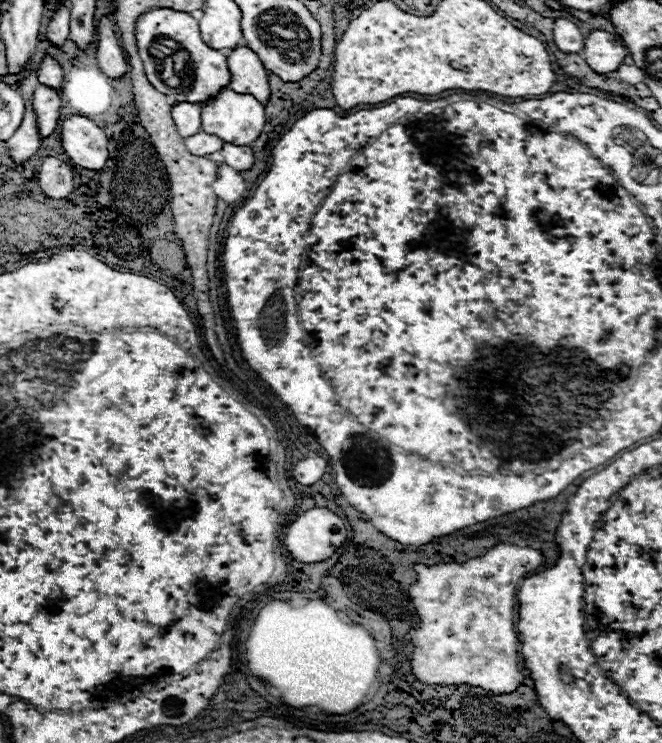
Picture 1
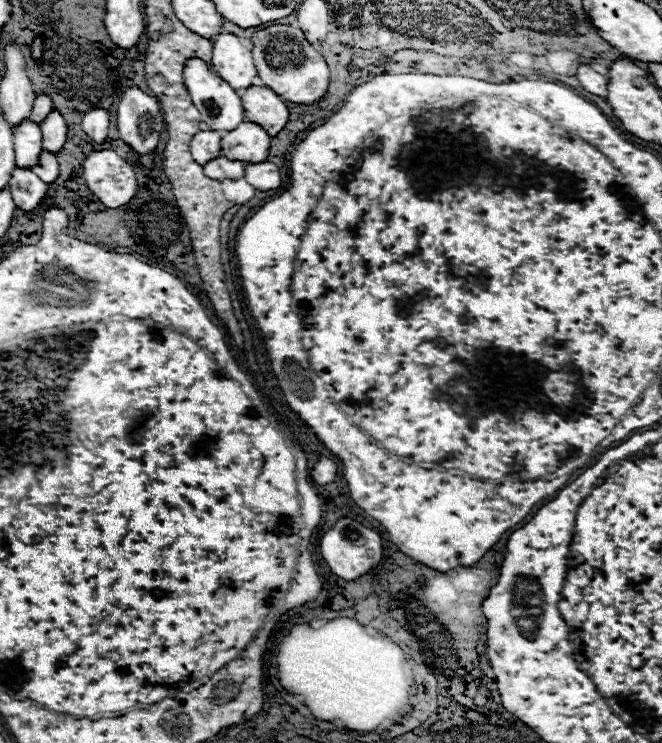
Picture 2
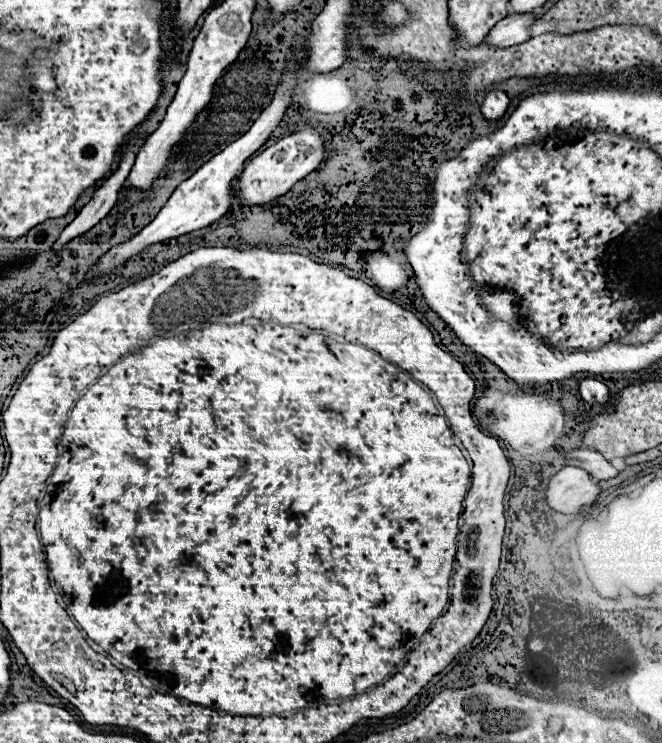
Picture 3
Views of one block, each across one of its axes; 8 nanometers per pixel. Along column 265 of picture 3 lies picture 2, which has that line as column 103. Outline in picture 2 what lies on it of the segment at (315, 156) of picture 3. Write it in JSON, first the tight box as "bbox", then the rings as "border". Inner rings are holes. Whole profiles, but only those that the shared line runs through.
{"bbox":[82,150,138,208],"border":[[[114,150],[90,152],[82,168],[86,186],[108,208],[126,206],[138,190],[134,168]]]}

